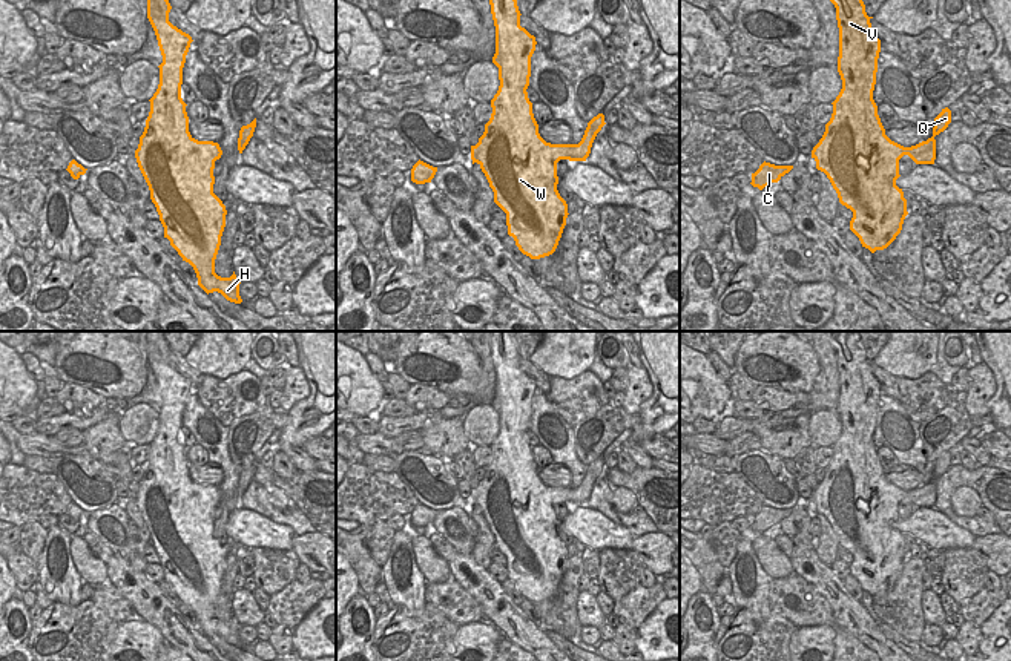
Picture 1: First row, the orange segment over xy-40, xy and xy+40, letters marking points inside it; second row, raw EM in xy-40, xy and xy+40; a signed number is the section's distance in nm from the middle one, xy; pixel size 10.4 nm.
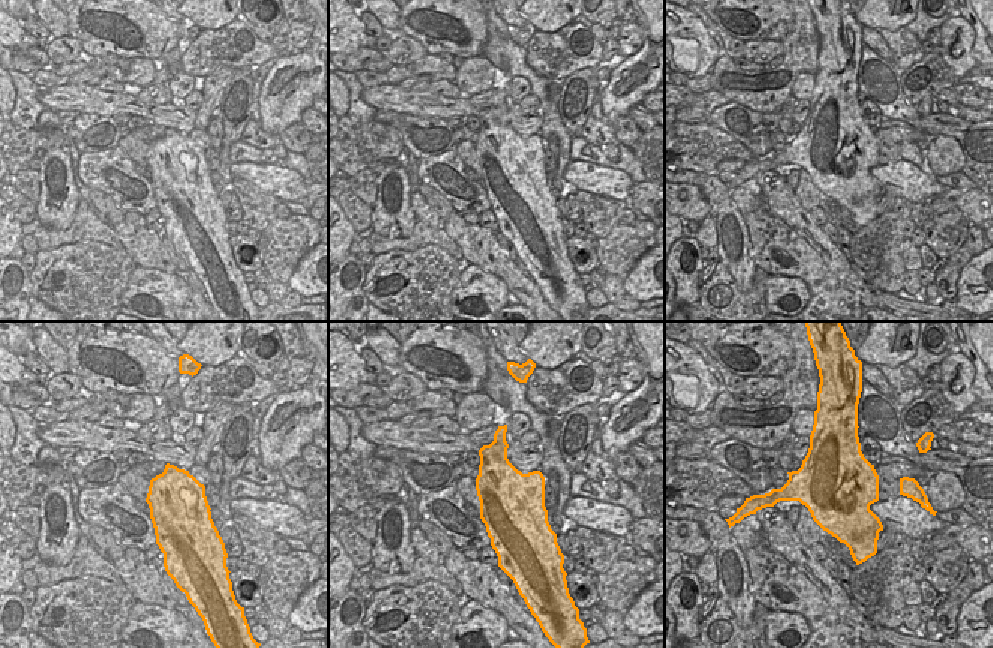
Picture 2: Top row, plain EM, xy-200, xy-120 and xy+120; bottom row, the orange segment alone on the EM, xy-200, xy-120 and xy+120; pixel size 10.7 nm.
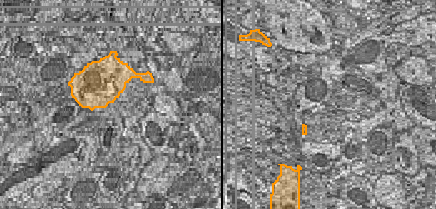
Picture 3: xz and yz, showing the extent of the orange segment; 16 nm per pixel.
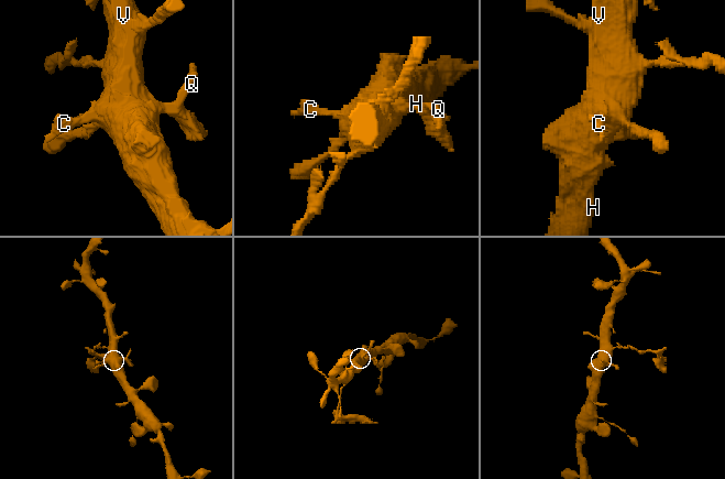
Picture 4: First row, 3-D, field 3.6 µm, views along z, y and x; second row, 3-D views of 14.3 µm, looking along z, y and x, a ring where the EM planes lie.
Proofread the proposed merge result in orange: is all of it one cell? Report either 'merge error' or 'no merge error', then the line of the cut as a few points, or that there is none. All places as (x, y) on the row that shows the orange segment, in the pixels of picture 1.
no merge error | no cut

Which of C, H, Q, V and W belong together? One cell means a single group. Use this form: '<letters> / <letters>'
C H Q V W

